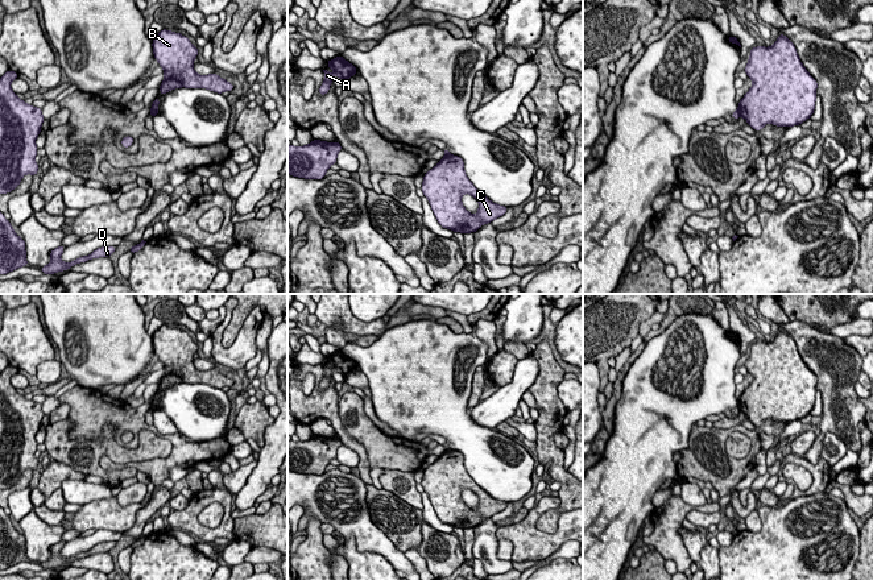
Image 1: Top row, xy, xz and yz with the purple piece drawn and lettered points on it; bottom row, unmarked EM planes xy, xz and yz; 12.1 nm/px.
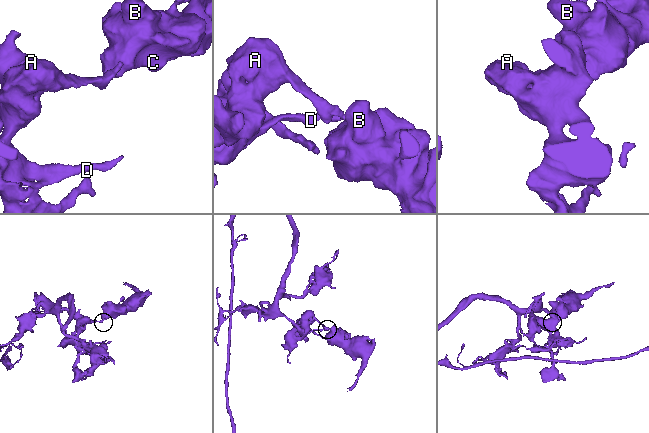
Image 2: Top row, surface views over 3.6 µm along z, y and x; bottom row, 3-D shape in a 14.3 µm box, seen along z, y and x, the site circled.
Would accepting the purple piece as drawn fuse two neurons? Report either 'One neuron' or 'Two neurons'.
Two neurons

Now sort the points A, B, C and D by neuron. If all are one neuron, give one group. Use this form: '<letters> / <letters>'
A D / B C

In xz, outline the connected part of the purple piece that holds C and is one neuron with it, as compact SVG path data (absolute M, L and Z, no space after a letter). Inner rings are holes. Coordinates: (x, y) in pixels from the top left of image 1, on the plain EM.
M446 450L423 471L421 485L429 494L438 518L454 527L475 529L483 519L492 518L508 505L505 501L491 497L472 480L464 467L464 456L454 450ZM463 489L477 494L476 510L464 504Z

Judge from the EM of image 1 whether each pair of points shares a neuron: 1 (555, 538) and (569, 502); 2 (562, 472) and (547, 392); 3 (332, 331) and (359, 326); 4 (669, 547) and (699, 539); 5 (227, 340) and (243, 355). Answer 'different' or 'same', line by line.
1: different
2: same
3: different
4: different
5: different

